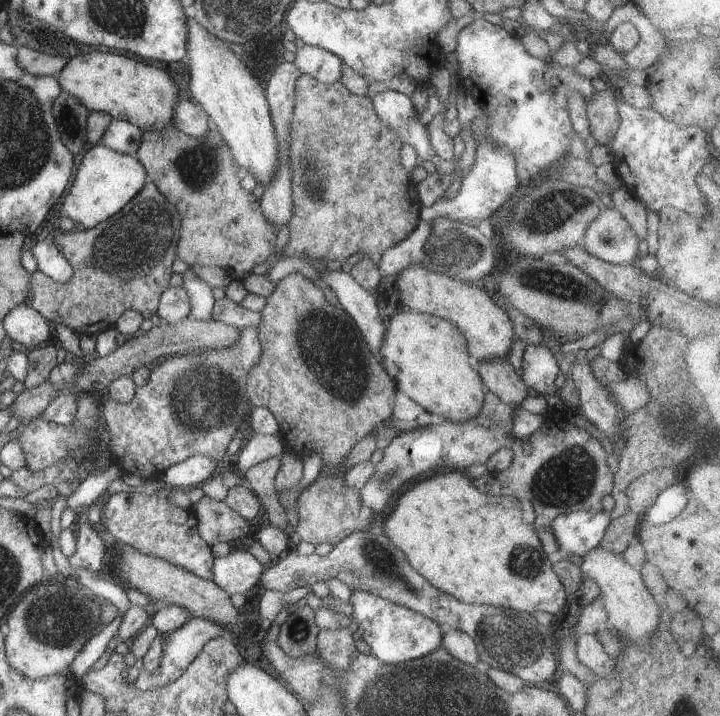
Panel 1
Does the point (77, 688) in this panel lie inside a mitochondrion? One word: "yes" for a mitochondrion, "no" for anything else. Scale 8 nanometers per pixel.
no

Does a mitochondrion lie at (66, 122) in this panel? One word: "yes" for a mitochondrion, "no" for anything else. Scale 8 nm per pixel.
yes

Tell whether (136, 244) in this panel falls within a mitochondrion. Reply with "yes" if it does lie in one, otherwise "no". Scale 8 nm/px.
yes

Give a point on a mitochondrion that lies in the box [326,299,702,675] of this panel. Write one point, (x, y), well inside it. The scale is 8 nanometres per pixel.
(511, 640)

